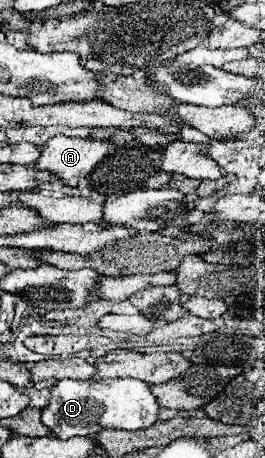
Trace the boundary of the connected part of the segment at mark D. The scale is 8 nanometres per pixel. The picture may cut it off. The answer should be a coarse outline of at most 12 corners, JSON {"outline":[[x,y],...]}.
{"outline":[[62,379],[42,423],[56,437],[146,429],[158,401],[140,379]]}

